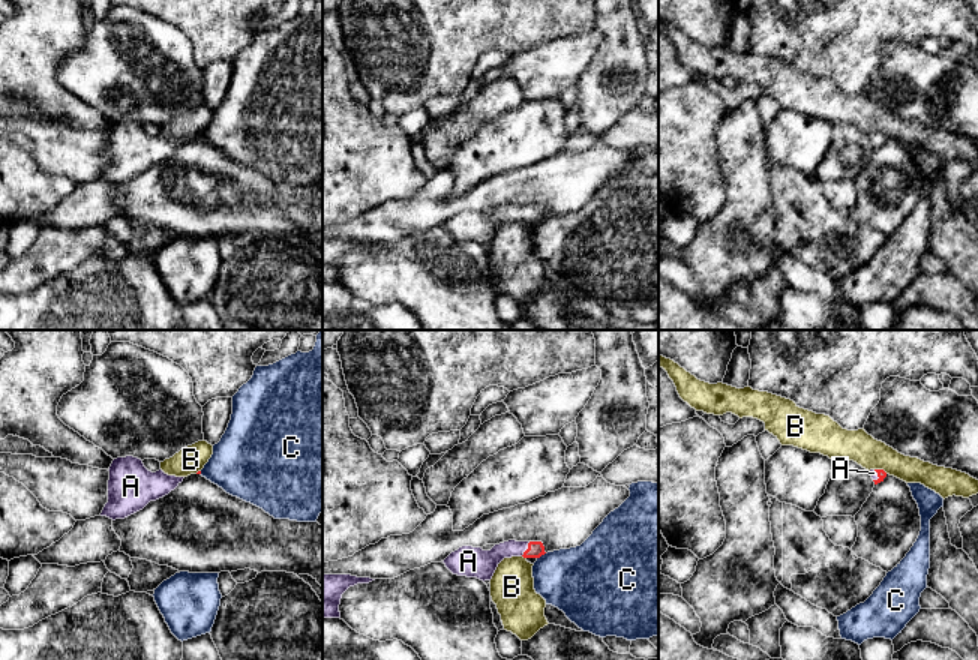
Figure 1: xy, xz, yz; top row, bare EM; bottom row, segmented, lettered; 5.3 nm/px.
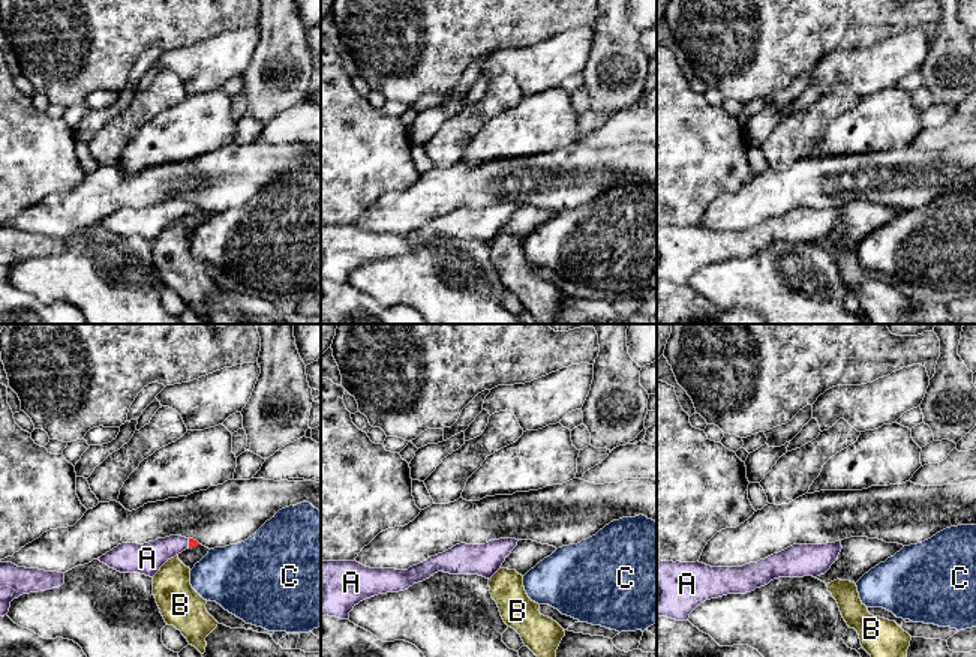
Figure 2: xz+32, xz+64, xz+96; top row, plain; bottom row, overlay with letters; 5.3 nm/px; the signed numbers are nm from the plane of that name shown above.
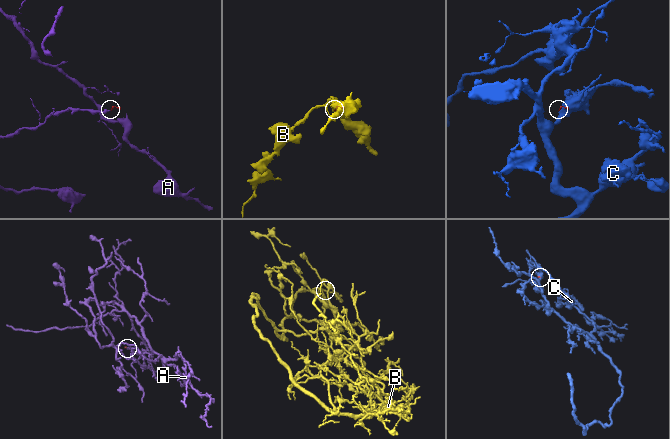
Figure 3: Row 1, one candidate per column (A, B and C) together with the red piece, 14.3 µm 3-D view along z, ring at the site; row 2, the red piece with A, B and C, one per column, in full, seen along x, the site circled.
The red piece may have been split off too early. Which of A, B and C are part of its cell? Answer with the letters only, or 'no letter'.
A

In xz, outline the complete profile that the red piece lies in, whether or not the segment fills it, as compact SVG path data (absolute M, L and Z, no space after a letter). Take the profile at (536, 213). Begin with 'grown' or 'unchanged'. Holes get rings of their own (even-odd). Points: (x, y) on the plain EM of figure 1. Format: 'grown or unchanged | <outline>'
grown | M508 204L495 208L490 214L462 210L458 214L452 216L442 226L453 238L477 242L484 246L492 243L498 228L504 222L540 222L544 218L546 216L542 206Z

